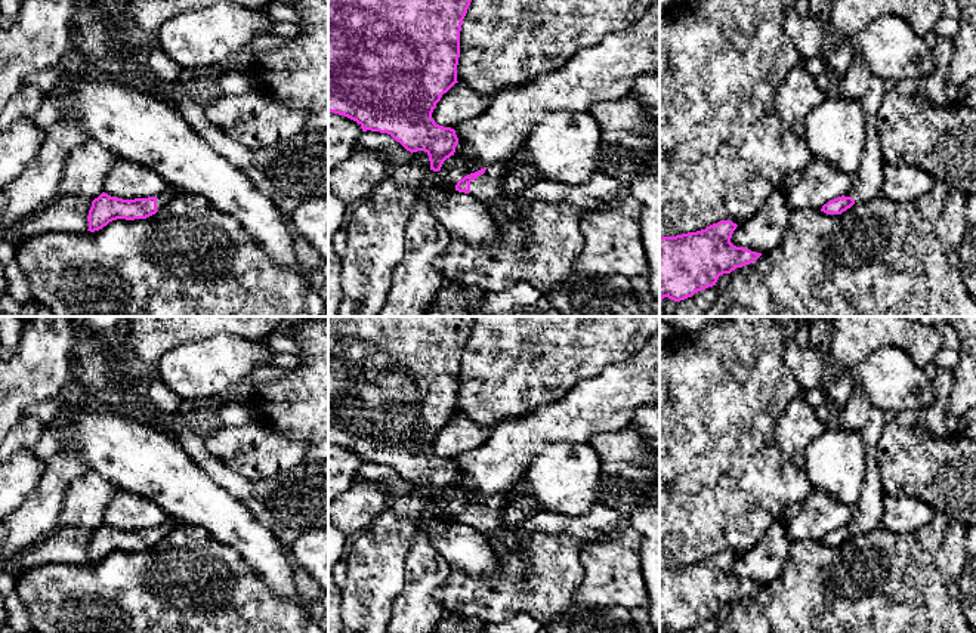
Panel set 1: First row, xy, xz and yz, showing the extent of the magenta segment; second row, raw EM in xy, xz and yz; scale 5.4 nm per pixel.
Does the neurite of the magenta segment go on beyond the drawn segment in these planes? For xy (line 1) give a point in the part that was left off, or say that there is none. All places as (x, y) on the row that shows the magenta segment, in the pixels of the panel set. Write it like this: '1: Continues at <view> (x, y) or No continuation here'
1: Continues at xy (169, 193)

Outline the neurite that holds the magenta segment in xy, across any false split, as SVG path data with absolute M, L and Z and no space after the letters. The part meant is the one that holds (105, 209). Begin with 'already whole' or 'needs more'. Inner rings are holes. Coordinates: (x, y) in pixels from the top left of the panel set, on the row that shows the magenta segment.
needs more; M167 186L158 197L123 200L102 192L92 201L87 222L90 232L99 231L117 219L146 219L161 210L179 191Z

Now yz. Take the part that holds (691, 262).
already whole; M720 220L697 232L660 237L660 306L664 297L674 302L692 297L716 285L720 275L762 256L731 243L736 226Z

